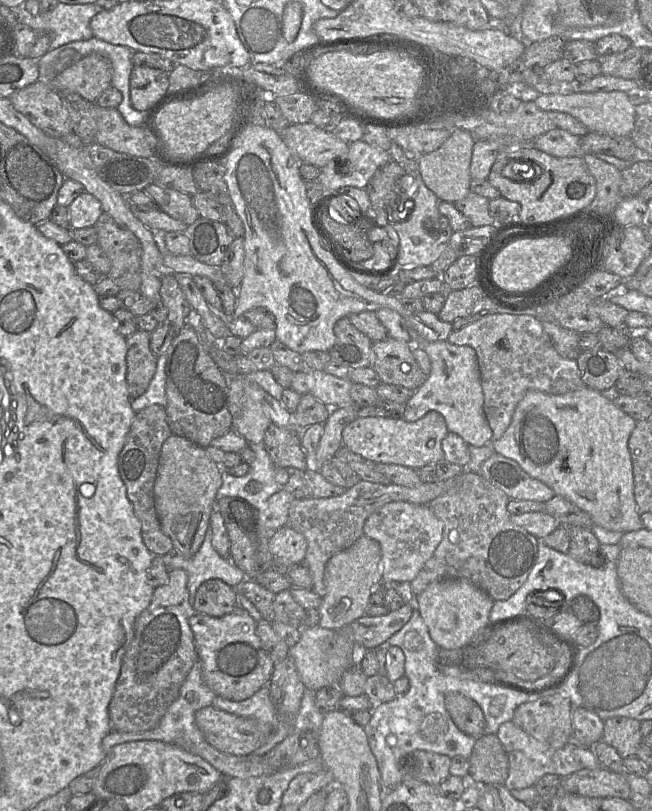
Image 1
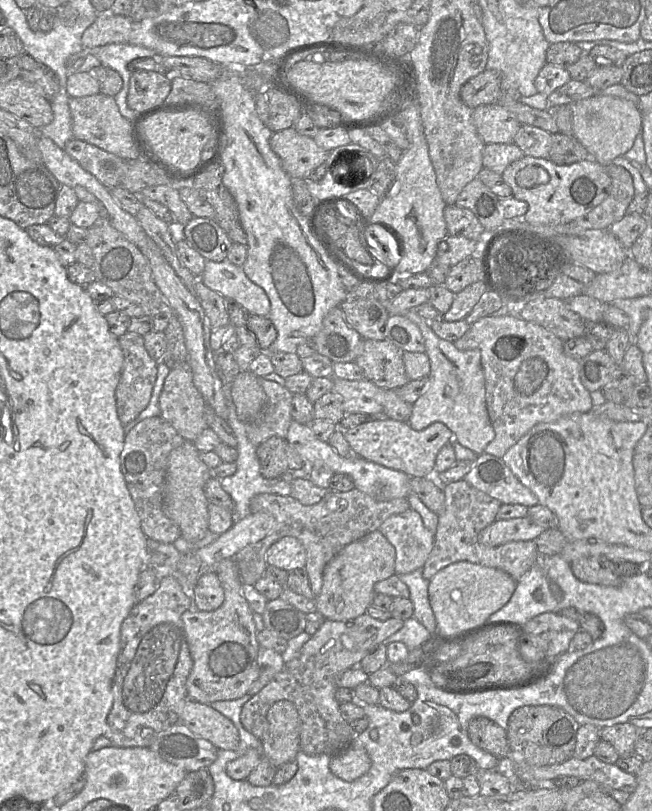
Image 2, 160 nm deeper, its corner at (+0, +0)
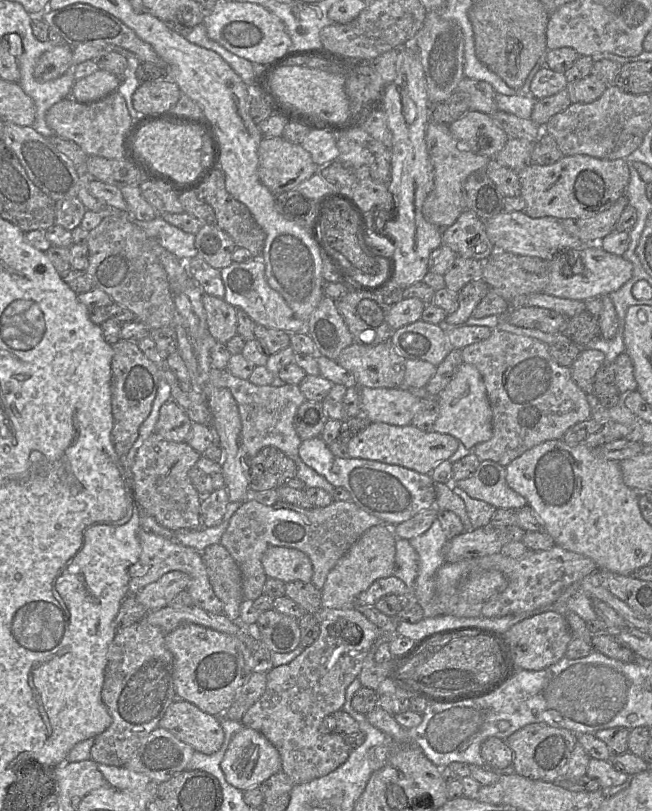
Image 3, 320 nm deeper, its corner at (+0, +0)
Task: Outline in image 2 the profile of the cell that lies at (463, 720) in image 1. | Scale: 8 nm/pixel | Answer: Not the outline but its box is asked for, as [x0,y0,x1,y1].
[468,717,509,759]

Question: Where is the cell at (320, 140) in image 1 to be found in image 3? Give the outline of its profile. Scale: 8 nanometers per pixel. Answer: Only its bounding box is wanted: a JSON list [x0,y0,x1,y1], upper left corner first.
[258,137,319,195]

